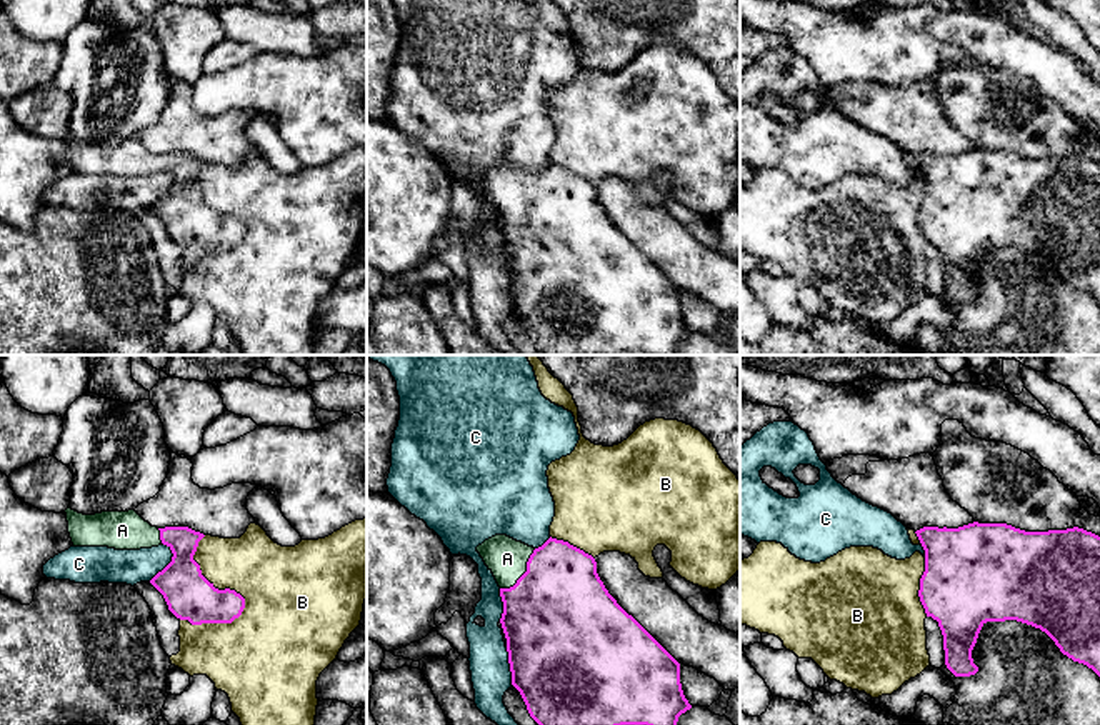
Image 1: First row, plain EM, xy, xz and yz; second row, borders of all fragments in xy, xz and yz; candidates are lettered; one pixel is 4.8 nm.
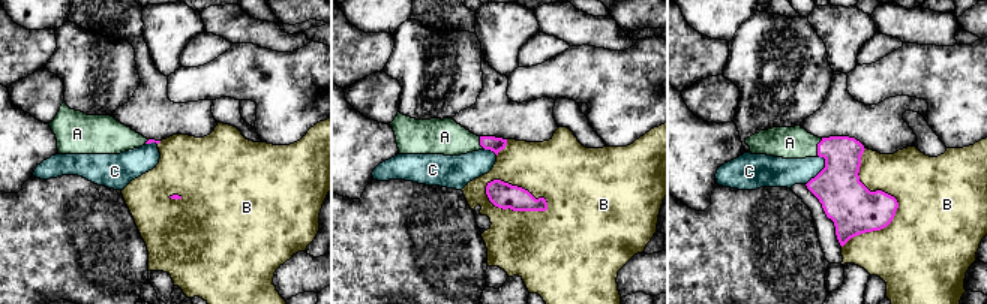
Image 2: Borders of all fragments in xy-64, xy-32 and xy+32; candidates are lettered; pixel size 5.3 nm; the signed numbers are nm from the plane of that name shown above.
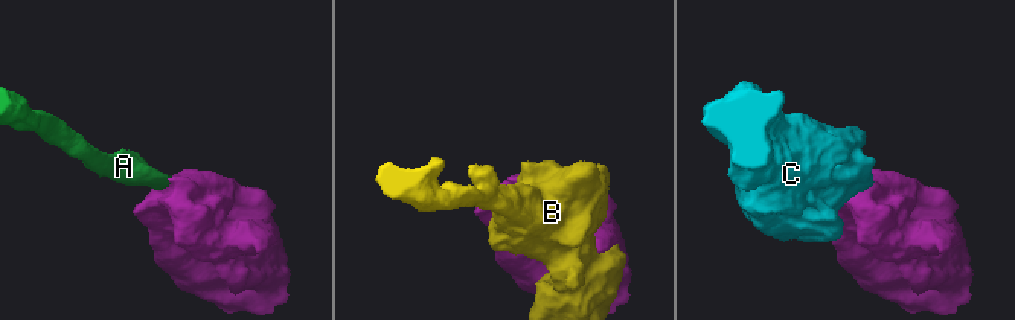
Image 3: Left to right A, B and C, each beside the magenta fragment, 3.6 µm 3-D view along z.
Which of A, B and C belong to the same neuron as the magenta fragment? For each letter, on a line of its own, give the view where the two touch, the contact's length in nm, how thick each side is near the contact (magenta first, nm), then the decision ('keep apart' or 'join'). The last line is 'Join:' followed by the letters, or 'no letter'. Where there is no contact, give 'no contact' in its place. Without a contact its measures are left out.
A: xz | 260 nm | 500/190 nm | join
B: xy | 460 nm | 220/320 nm | keep apart
C: xy | 200 nm | 220/170 nm | keep apart
Join: A

